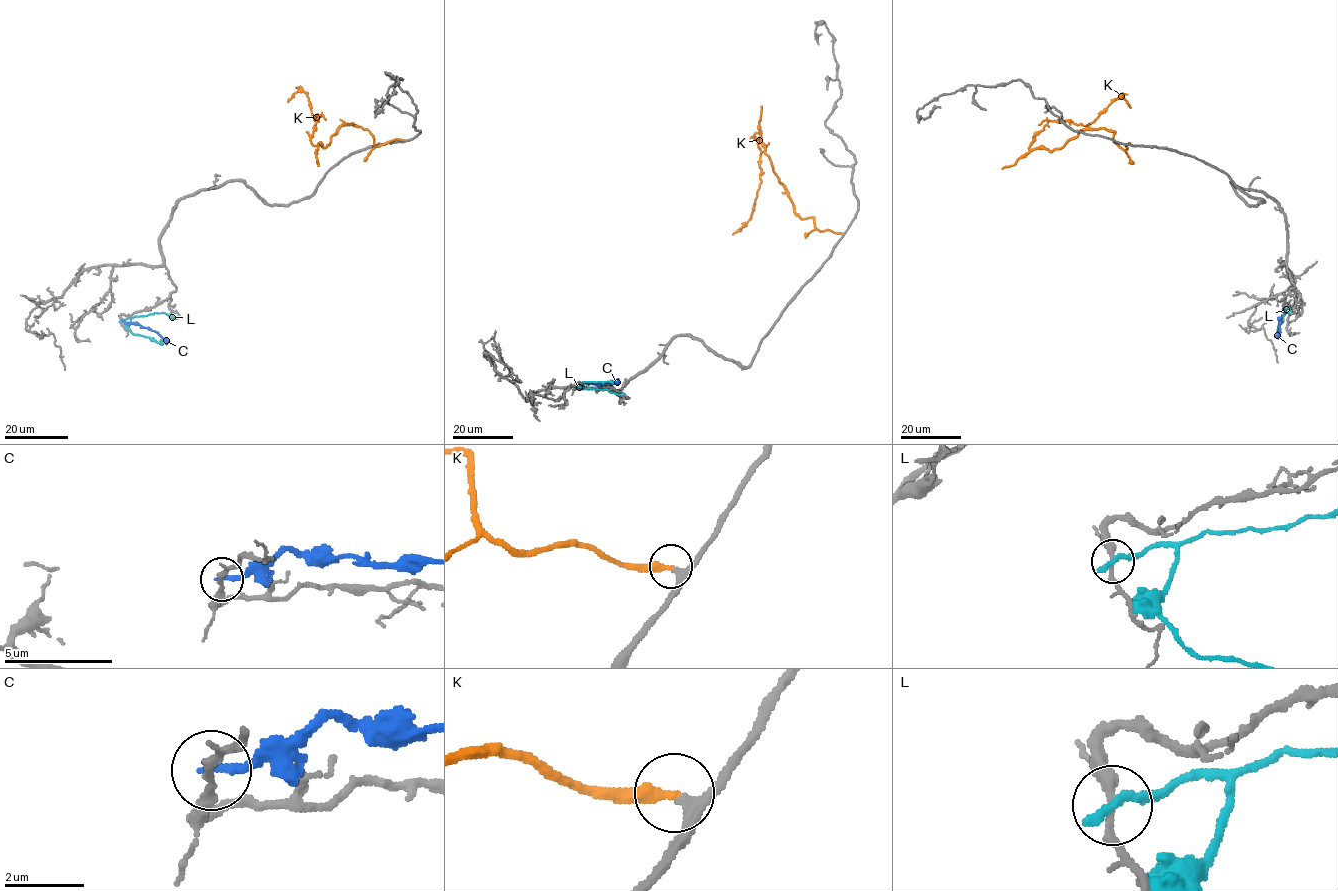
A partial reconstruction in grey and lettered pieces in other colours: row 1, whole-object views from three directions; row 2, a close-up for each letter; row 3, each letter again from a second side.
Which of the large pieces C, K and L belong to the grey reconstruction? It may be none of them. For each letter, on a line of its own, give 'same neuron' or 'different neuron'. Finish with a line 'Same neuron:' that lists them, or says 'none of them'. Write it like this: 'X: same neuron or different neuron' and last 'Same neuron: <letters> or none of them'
C: different neuron
K: same neuron
L: different neuron
Same neuron: K

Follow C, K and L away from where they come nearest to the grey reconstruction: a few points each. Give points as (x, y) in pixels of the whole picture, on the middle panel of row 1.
C: (574, 386), (583, 382), (613, 384), (619, 378)
K: (842, 233), (819, 230), (813, 217), (802, 218), (796, 213), (757, 133), (761, 181), (754, 209), (732, 234)
L: (574, 386), (582, 388), (585, 382), (614, 383)

